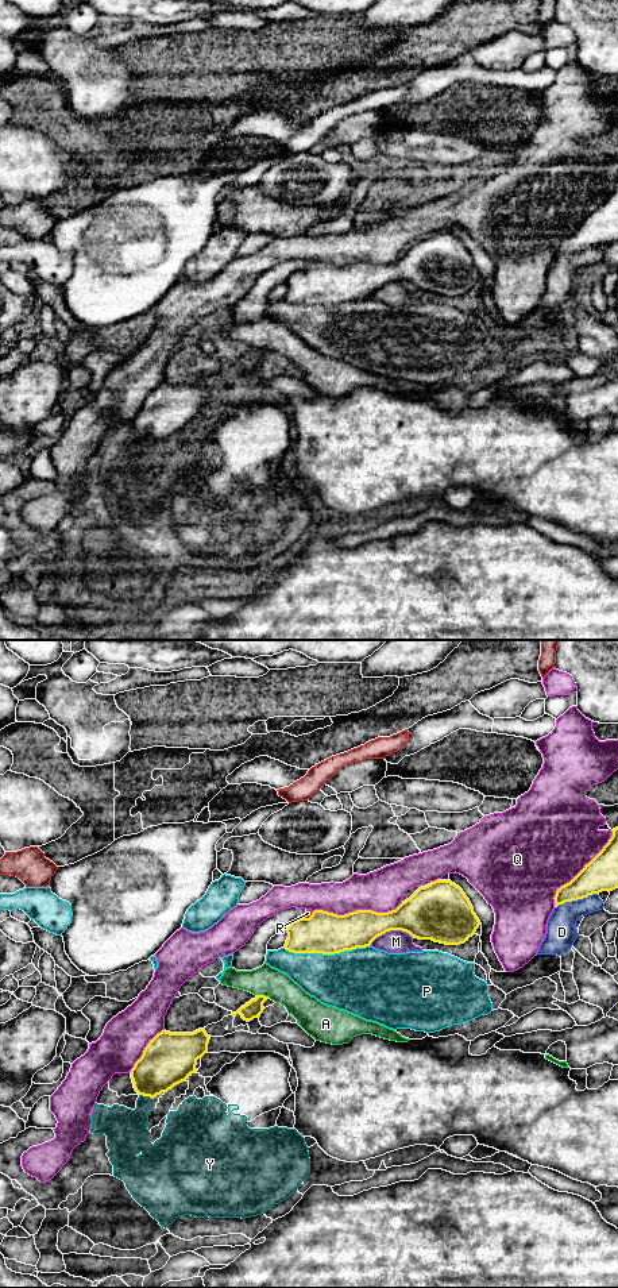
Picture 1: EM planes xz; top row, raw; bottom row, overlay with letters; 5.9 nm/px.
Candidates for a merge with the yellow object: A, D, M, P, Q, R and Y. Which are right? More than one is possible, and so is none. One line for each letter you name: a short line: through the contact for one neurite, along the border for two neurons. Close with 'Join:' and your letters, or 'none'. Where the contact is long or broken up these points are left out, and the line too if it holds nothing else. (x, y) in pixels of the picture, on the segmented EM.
R: Line: xz (323, 932), (306, 918), (308, 913)
Join: R

